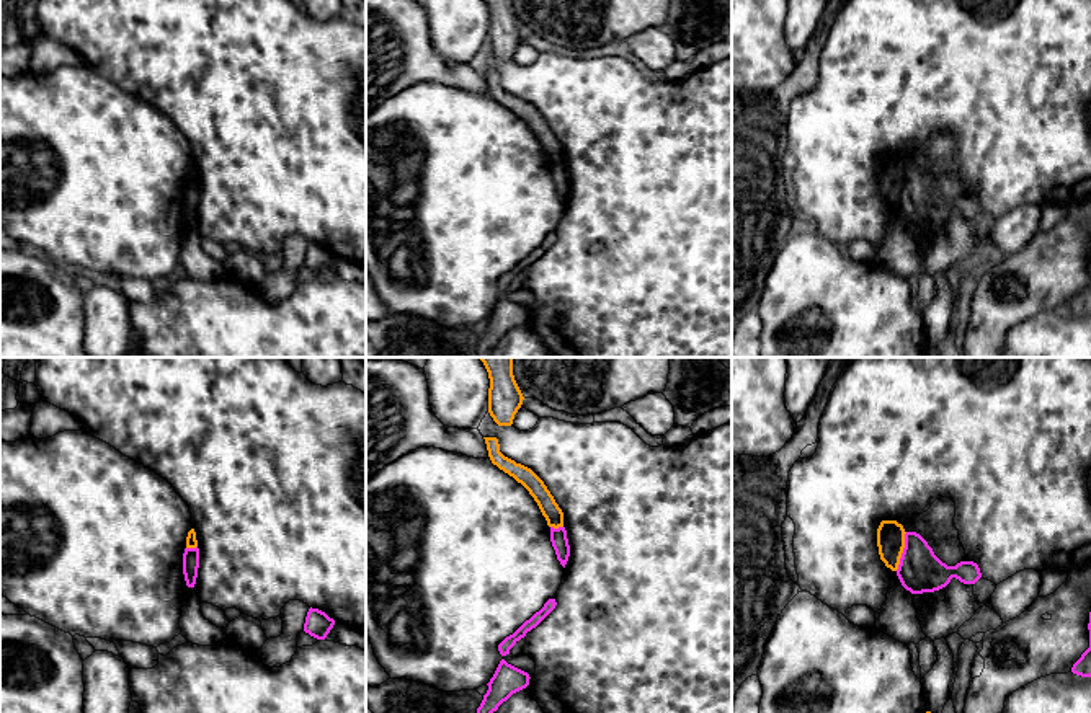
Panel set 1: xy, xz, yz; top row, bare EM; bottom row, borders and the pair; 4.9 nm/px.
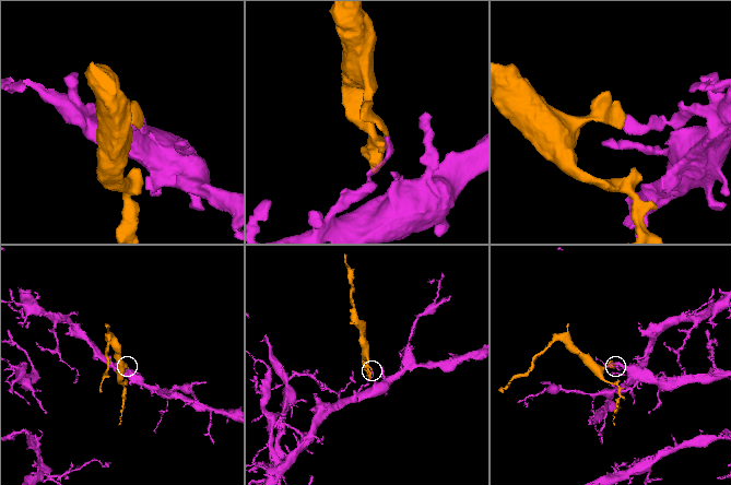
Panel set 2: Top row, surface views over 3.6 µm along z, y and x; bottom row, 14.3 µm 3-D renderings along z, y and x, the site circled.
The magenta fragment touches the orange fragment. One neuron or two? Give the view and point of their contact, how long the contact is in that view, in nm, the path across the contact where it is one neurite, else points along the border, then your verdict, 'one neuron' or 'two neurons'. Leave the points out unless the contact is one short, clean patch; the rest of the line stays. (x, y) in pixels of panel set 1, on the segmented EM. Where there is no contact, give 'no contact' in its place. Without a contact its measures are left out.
yz (903, 552) | 200 nm | along yz (907, 532), (900, 563), (895, 570) | two neurons

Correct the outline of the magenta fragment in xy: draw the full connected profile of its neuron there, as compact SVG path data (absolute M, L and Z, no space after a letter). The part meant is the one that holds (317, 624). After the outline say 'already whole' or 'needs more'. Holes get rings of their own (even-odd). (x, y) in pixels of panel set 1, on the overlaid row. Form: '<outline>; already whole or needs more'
M310 607L305 617L304 631L317 640L325 640L333 625L335 620L325 612Z; already whole

